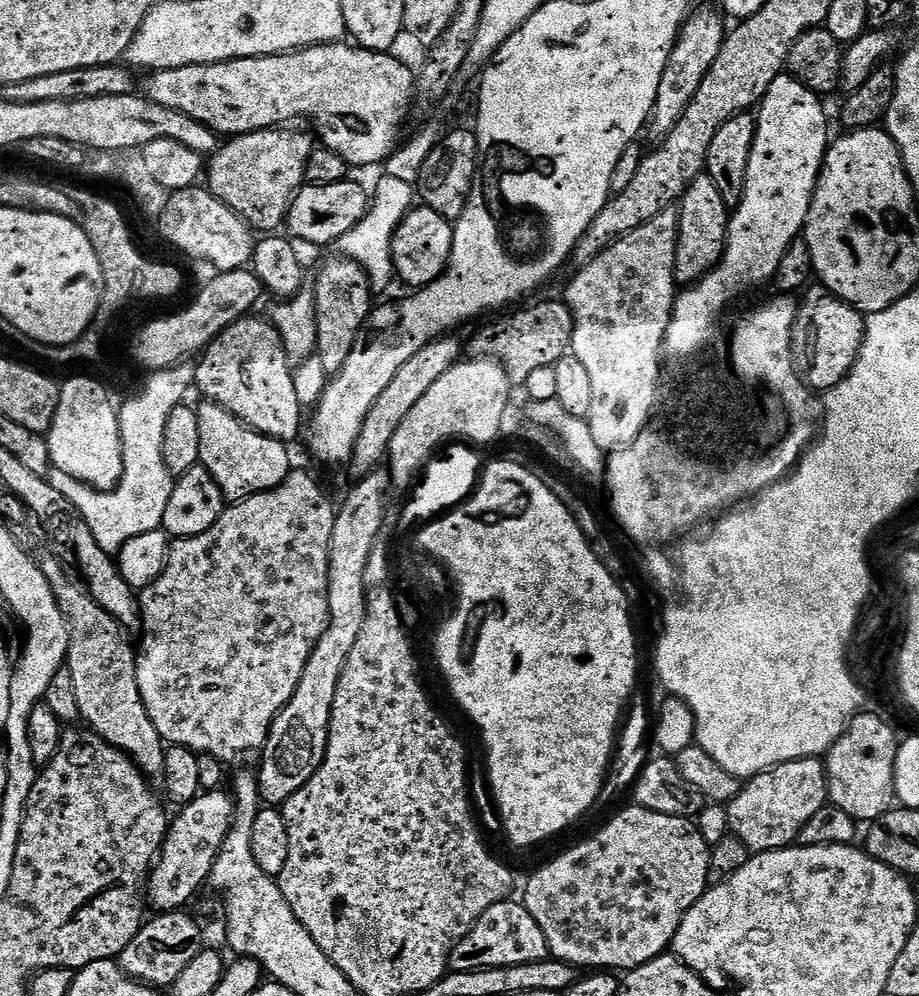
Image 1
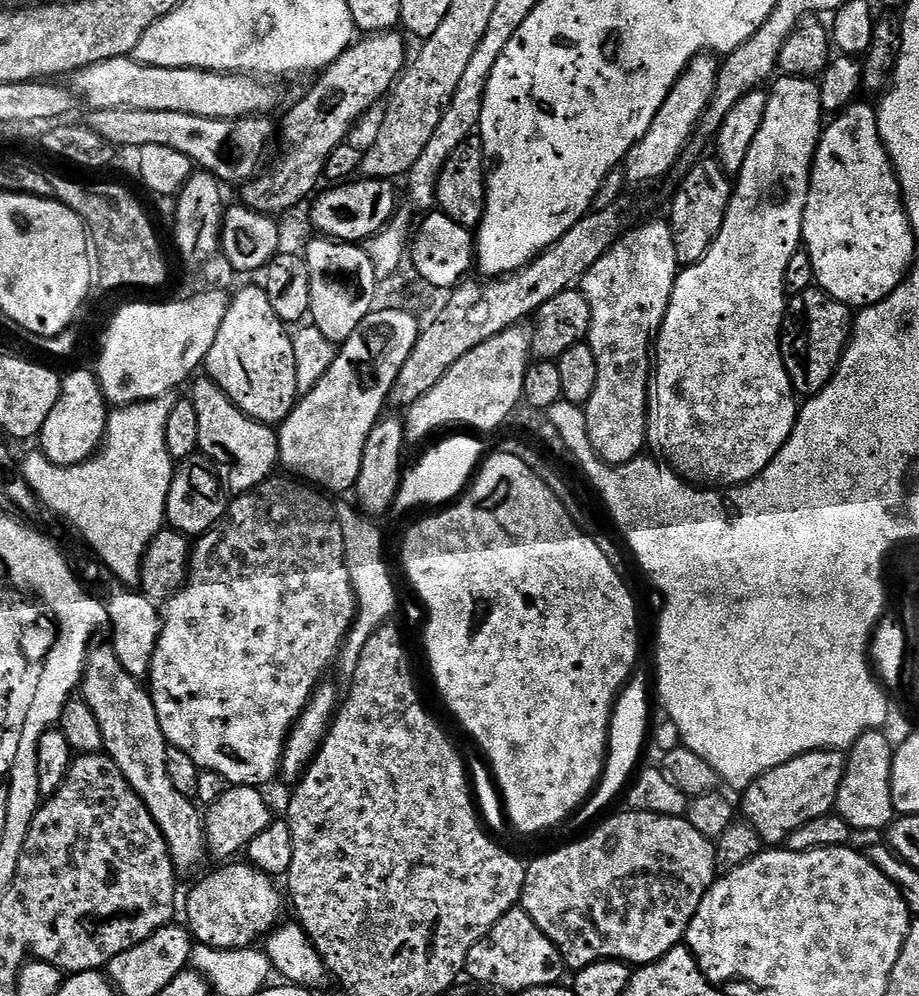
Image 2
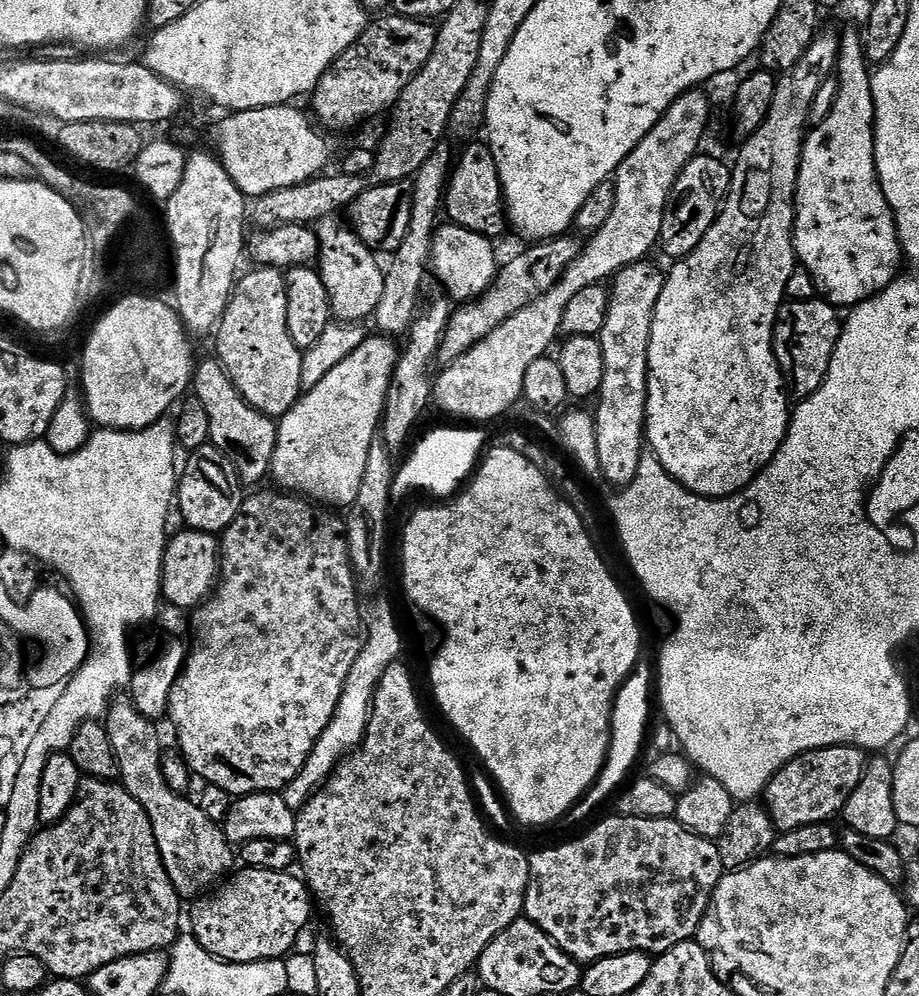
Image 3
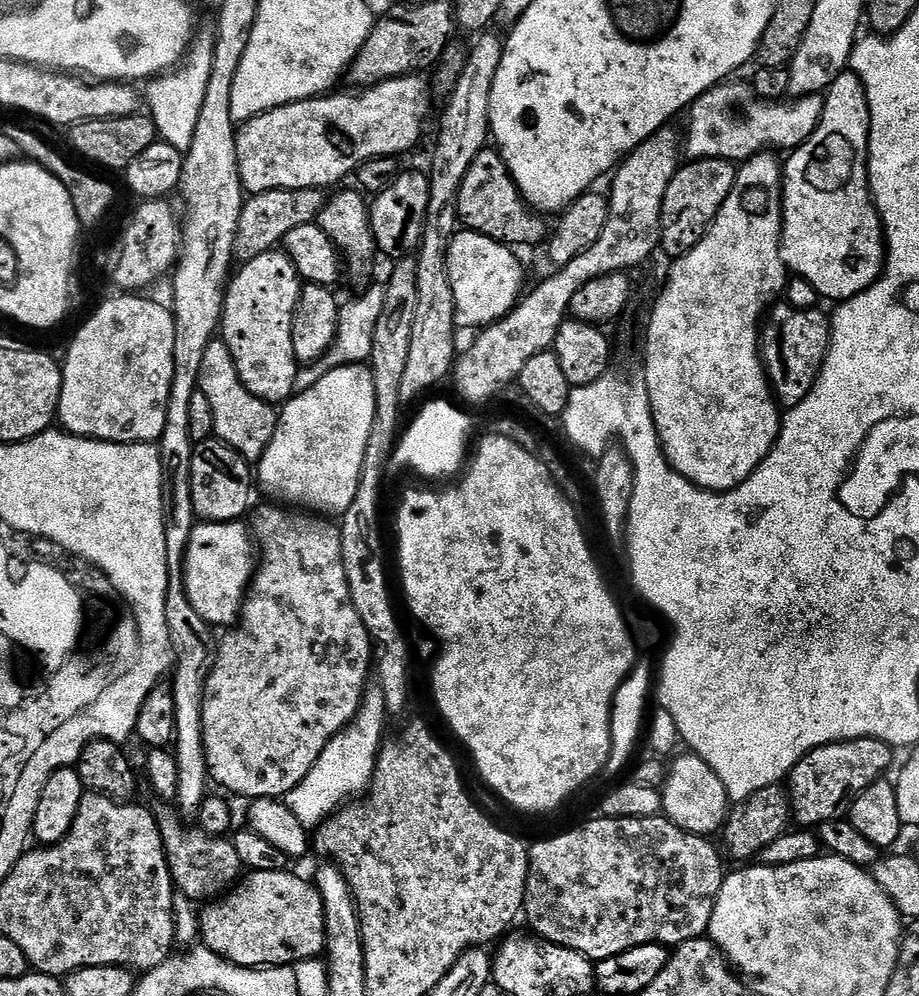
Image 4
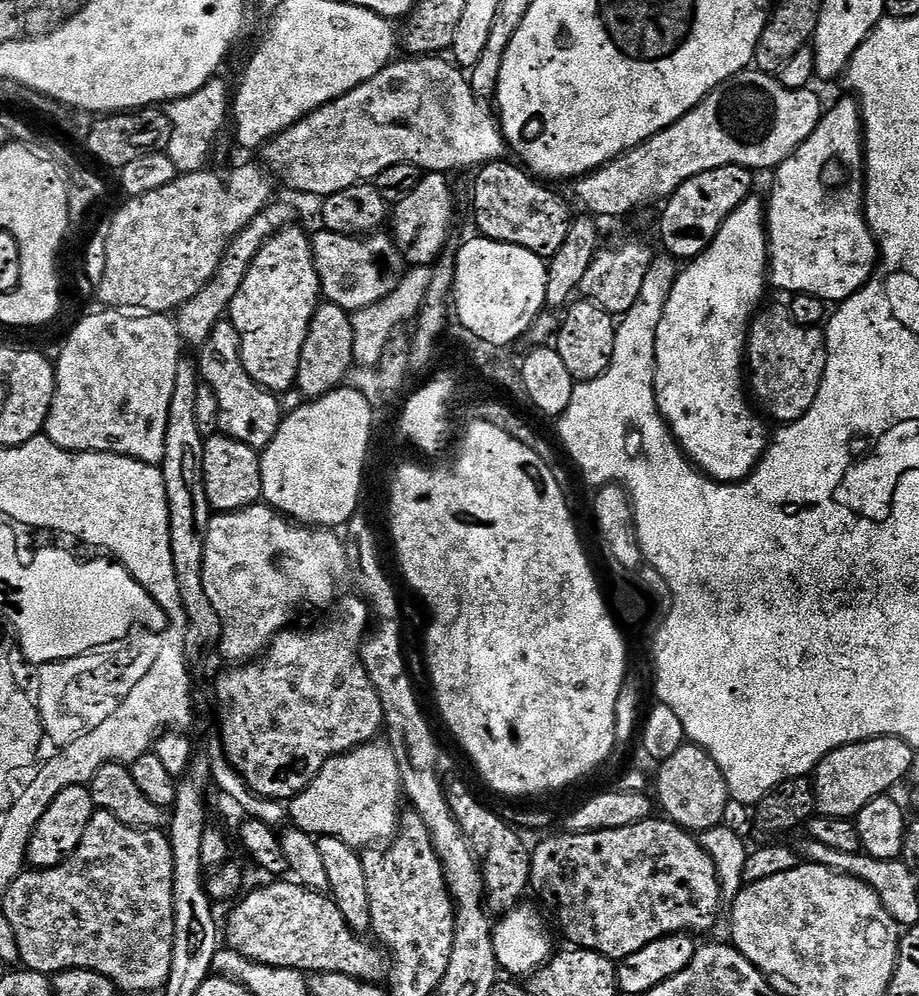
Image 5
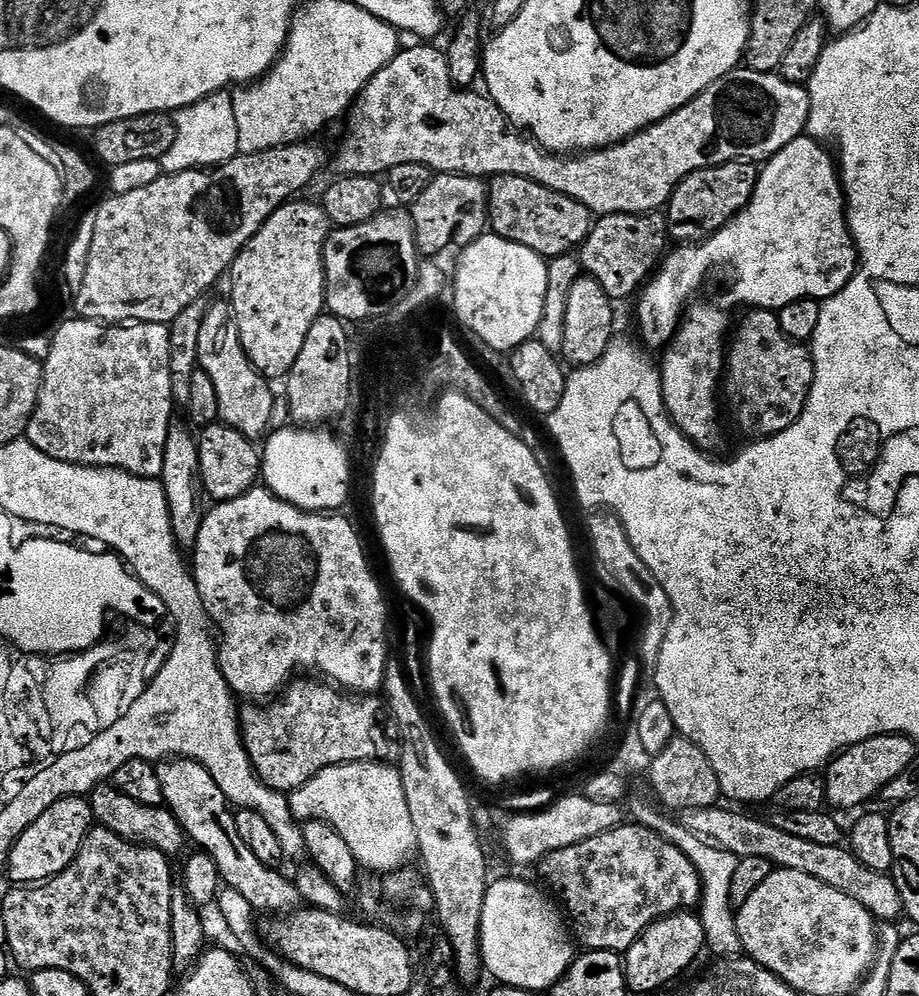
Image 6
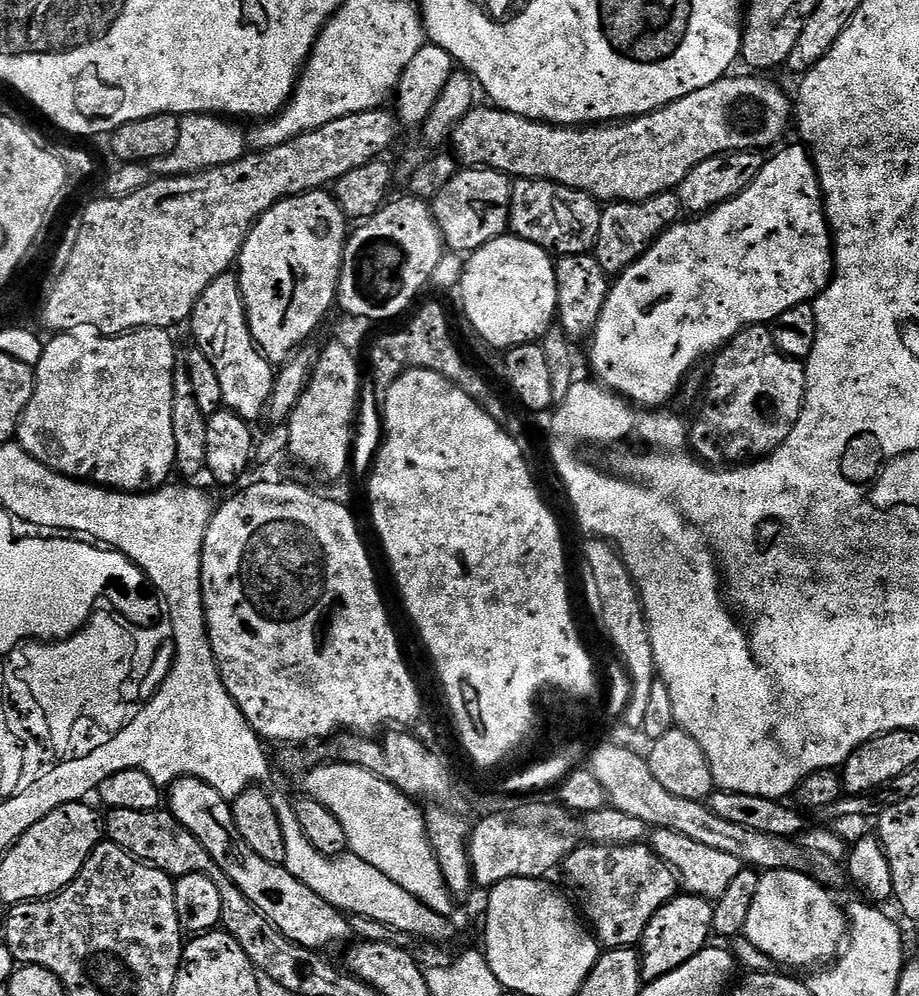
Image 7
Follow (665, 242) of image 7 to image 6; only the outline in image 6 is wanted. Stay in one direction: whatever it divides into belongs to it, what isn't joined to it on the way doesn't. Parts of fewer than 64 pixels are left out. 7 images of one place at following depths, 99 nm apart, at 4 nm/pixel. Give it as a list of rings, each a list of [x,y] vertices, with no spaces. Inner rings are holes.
[[[807,134],[790,142],[790,146],[774,154],[759,169],[754,194],[737,216],[733,216],[707,240],[698,244],[676,246],[672,253],[669,251],[659,261],[654,275],[640,288],[635,301],[640,336],[650,347],[663,349],[676,335],[686,305],[695,297],[692,295],[711,278],[712,271],[733,280],[733,298],[740,304],[748,304],[744,306],[749,309],[779,310],[790,306],[790,302],[799,300],[823,302],[847,286],[848,279],[857,270],[858,257],[856,245],[852,243],[852,236],[848,233],[844,190],[838,164],[833,153],[831,156],[824,148],[827,147],[821,141],[814,140]]]

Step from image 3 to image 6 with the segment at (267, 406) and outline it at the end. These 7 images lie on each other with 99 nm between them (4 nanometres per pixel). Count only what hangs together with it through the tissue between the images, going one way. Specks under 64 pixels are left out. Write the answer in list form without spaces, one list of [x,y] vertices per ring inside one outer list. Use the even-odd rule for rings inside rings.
[[[289,202],[283,204],[255,234],[248,239],[248,244],[236,255],[236,260],[233,262],[230,269],[230,277],[232,276],[232,300],[230,299],[230,307],[233,316],[236,318],[240,341],[244,347],[245,354],[248,356],[248,361],[252,363],[257,372],[269,382],[277,382],[276,380],[283,381],[285,377],[287,377],[289,370],[294,366],[294,362],[298,362],[298,353],[302,350],[302,342],[306,342],[306,334],[310,334],[310,326],[314,326],[314,322],[326,308],[324,303],[324,242],[328,239],[330,225],[325,217],[324,209],[319,203],[296,203],[297,202]]]

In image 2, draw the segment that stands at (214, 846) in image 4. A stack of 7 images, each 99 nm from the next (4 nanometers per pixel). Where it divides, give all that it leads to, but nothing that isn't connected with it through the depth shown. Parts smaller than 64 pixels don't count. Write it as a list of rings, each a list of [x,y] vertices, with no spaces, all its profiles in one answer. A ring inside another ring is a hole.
[[[110,646],[93,647],[89,651],[88,663],[84,665],[82,699],[88,703],[100,724],[103,751],[143,802],[152,821],[160,827],[160,833],[168,843],[173,865],[180,870],[192,868],[200,860],[200,851],[203,853],[206,848],[206,824],[202,812],[199,812],[201,809],[189,797],[180,794],[170,782],[167,773],[170,745],[162,734],[151,695],[140,687],[118,662],[116,652]]]

